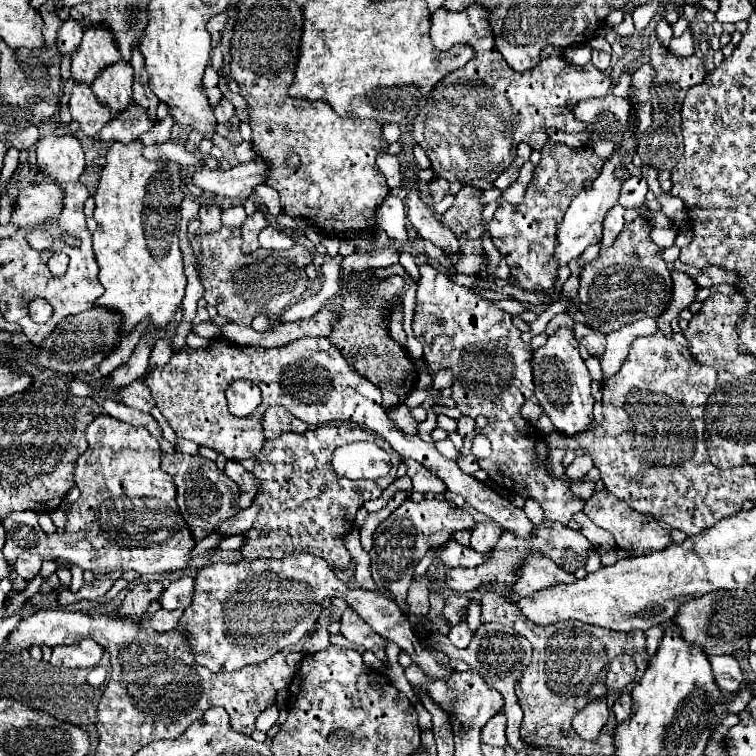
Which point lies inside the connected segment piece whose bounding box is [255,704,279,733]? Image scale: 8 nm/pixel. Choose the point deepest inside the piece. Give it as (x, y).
(267, 718)

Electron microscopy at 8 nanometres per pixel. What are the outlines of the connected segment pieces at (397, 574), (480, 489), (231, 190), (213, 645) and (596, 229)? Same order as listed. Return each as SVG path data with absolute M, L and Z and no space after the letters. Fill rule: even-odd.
M407 499L375 531L373 549L369 551L373 581L377 583L379 589L387 589L393 595L401 613L405 617L409 617L415 635L429 633L429 619L427 617L413 619L409 615L407 589L409 589L409 583L413 579L413 569L417 567L417 563L425 557L425 553L431 547L441 547L453 533L471 531L473 527L475 527L475 519L465 509L455 507L453 503L439 501L439 499L423 499L419 503L413 503L411 499Z
M219 337L211 341L209 349L181 349L181 353L171 357L165 369L153 369L145 383L149 385L153 397L157 399L159 411L175 429L177 437L211 447L223 453L227 459L249 459L253 453L257 453L257 449L261 449L265 443L261 433L261 413L265 413L265 409L271 405L281 405L307 425L333 421L365 425L369 431L381 435L401 457L411 457L437 475L449 493L459 493L473 509L491 517L505 529L513 529L525 537L525 533L529 533L533 527L519 507L499 497L473 475L465 475L457 461L443 457L433 443L425 443L419 439L419 435L403 433L387 417L381 405L381 389L377 389L377 385L371 381L365 381L365 377L359 373L351 373L341 353L337 353L337 349L323 337L303 337L275 349L237 347ZM235 379L247 379L263 391L263 403L247 417L235 417L227 409L225 389Z
M261 157L249 163L239 163L227 171L211 171L207 165L203 165L197 171L197 187L221 197L245 199L257 185L267 181L267 175L269 171Z
M297 553L297 555L289 555L283 559L273 559L273 561L239 561L239 563L215 563L209 567L203 567L197 577L195 577L195 595L193 595L193 603L189 605L189 609L185 609L179 627L183 627L189 633L189 641L195 653L195 659L199 665L207 667L209 671L233 671L233 669L241 669L247 665L255 665L265 661L267 657L271 657L273 653L285 651L289 645L297 645L301 639L305 639L309 635L309 629L317 623L323 607L323 599L331 599L331 597L341 597L345 583L337 579L337 575L329 569L329 565L325 565L325 561L321 561L321 557L313 557L311 553Z
M611 155L609 161L605 163L605 169L601 171L601 175L593 181L591 189L583 189L571 203L571 207L567 209L561 225L557 227L557 247L553 253L553 259L557 261L557 267L567 265L571 259L579 257L589 245L595 245L601 239L601 221L605 219L605 213L617 205L617 197L619 197L619 189L621 189L621 181L617 181L615 177L615 169L621 167L621 157L619 155Z

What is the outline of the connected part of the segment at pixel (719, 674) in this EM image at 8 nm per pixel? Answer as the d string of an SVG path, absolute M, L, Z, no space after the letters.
M717 655L717 657L709 657L711 661L711 669L713 669L713 677L715 683L721 691L739 691L741 681L743 681L743 673L739 667L739 661L731 655Z

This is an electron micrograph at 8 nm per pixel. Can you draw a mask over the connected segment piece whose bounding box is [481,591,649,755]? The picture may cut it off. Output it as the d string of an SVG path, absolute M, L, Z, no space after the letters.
M493 591L485 593L481 599L481 623L501 623L513 627L533 645L533 661L515 685L519 703L527 703L525 717L521 721L521 739L531 747L559 747L563 755L613 755L613 729L617 723L615 717L609 719L611 723L607 723L599 737L593 741L577 737L577 733L573 733L571 719L573 713L593 701L593 697L607 693L605 675L613 657L622 653L632 656L638 670L636 677L643 675L649 663L649 655L645 651L645 633L617 633L585 625L581 621L565 621L537 629L531 625L531 621L521 617L517 605L509 605L503 595Z

